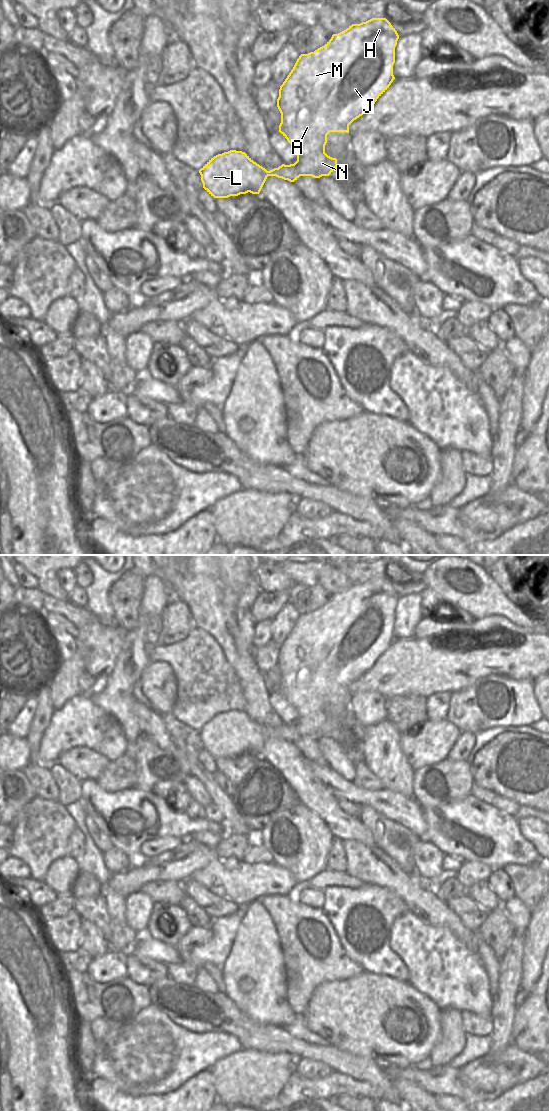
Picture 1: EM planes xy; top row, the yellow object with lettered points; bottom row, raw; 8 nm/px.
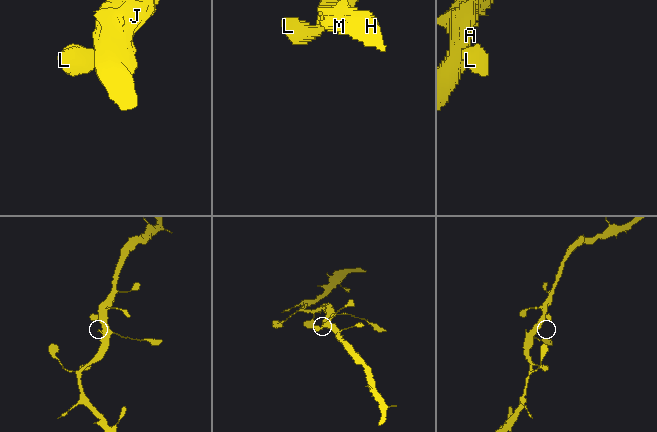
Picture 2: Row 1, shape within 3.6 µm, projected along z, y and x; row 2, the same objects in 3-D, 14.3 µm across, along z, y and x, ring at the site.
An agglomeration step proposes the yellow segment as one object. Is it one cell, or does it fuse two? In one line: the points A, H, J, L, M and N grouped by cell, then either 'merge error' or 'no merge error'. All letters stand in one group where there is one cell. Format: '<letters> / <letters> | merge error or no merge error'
A H J L M N | no merge error

